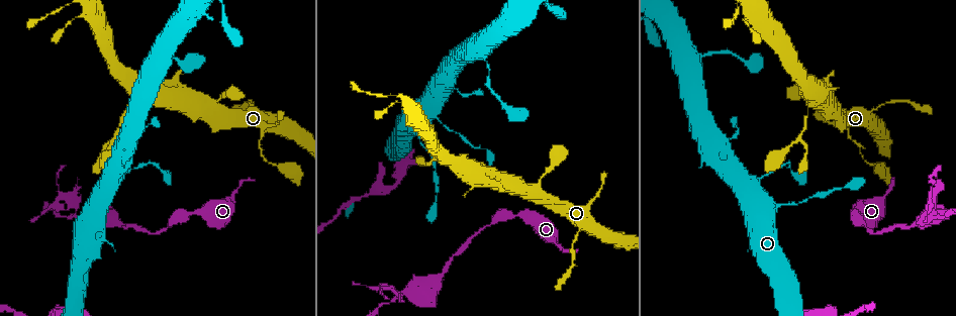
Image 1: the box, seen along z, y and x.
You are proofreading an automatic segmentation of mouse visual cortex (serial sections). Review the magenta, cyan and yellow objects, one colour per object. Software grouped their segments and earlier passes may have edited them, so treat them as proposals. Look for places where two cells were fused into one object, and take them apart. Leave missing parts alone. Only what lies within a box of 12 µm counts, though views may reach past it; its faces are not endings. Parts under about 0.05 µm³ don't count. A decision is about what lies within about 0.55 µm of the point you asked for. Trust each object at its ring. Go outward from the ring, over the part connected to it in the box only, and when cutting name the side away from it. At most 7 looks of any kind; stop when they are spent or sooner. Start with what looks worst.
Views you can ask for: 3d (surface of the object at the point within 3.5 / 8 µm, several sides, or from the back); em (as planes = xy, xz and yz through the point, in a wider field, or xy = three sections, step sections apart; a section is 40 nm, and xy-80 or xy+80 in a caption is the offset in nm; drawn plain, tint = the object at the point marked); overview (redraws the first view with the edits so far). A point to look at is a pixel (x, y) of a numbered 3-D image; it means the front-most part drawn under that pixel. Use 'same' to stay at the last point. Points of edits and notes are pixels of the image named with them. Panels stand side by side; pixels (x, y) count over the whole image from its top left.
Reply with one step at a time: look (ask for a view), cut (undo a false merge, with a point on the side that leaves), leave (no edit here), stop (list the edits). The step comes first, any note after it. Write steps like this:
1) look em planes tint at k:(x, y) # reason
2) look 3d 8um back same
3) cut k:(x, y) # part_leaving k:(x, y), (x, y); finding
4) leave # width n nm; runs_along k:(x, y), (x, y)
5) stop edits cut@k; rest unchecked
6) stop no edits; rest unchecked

look 3d 3.5um back at 1:(810, 88)

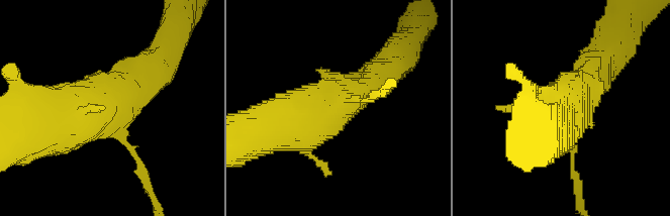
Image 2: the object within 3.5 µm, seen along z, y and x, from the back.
look em xy step 3 tint at 2:(339, 105)

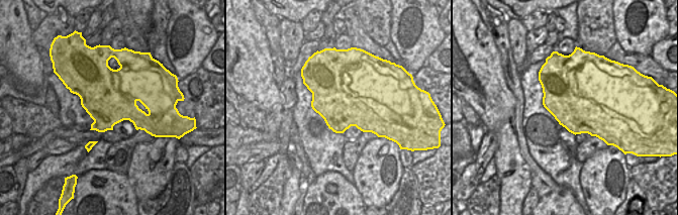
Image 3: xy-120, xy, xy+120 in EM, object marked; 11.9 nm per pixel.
leave # runs_along 2:(42, 134), (148, 72); all the same cell

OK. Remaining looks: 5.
look 3d 3.5um at 1:(936, 216) # abrupt turn

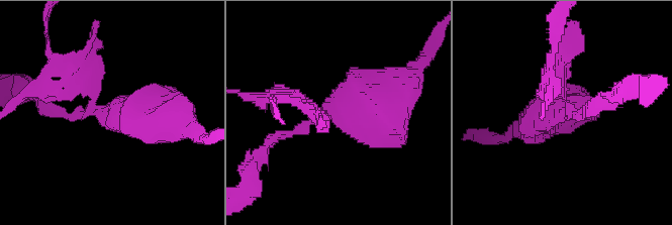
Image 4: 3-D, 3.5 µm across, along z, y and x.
look em planes tint at 4:(329, 111) # arms 4; arm_widths 100, 150, 150, 500 nm

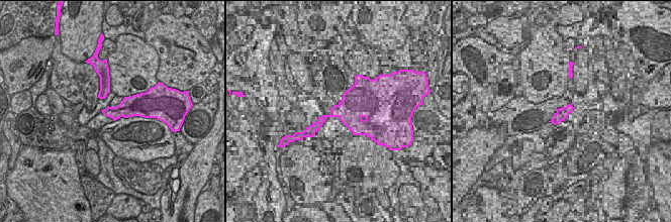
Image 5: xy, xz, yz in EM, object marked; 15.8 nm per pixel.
leave # runs_along 4:(162, 120), (103, 111), (63, 71); continuous, no second cell

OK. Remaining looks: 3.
look 3d 8um at 1:(754, 183)

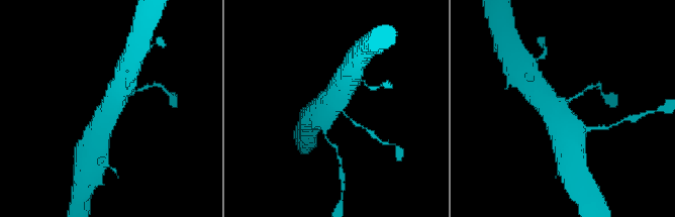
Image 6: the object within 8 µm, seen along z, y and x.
look em planes tint at 6:(337, 103)

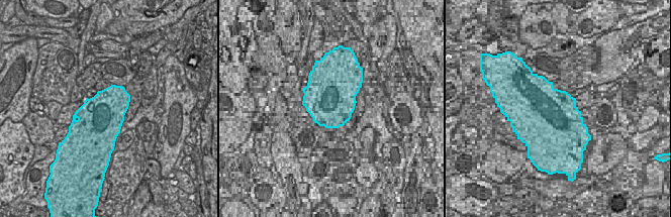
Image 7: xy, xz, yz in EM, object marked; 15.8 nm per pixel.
leave # runs_along 6:(567, 134), (539, 90); continuous, no second cell

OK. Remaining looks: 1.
stop no edits; rest unchecked

